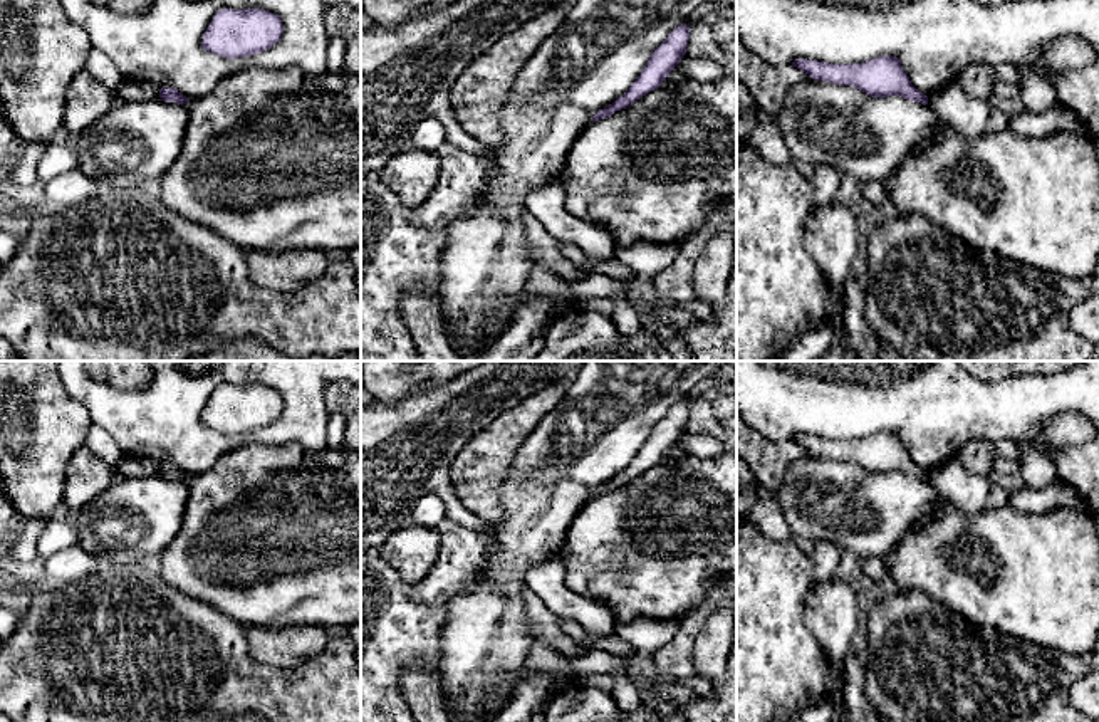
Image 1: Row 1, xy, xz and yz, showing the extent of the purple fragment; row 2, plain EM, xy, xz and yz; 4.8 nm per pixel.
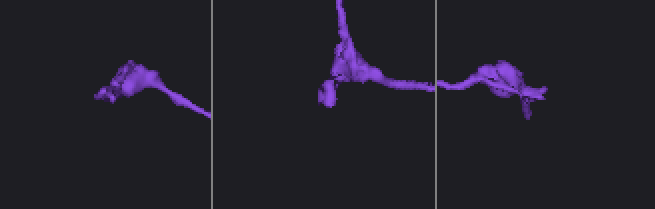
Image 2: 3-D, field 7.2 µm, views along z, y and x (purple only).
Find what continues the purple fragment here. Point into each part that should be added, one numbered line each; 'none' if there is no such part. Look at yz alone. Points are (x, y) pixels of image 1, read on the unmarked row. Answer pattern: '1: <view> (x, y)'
none

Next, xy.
none

